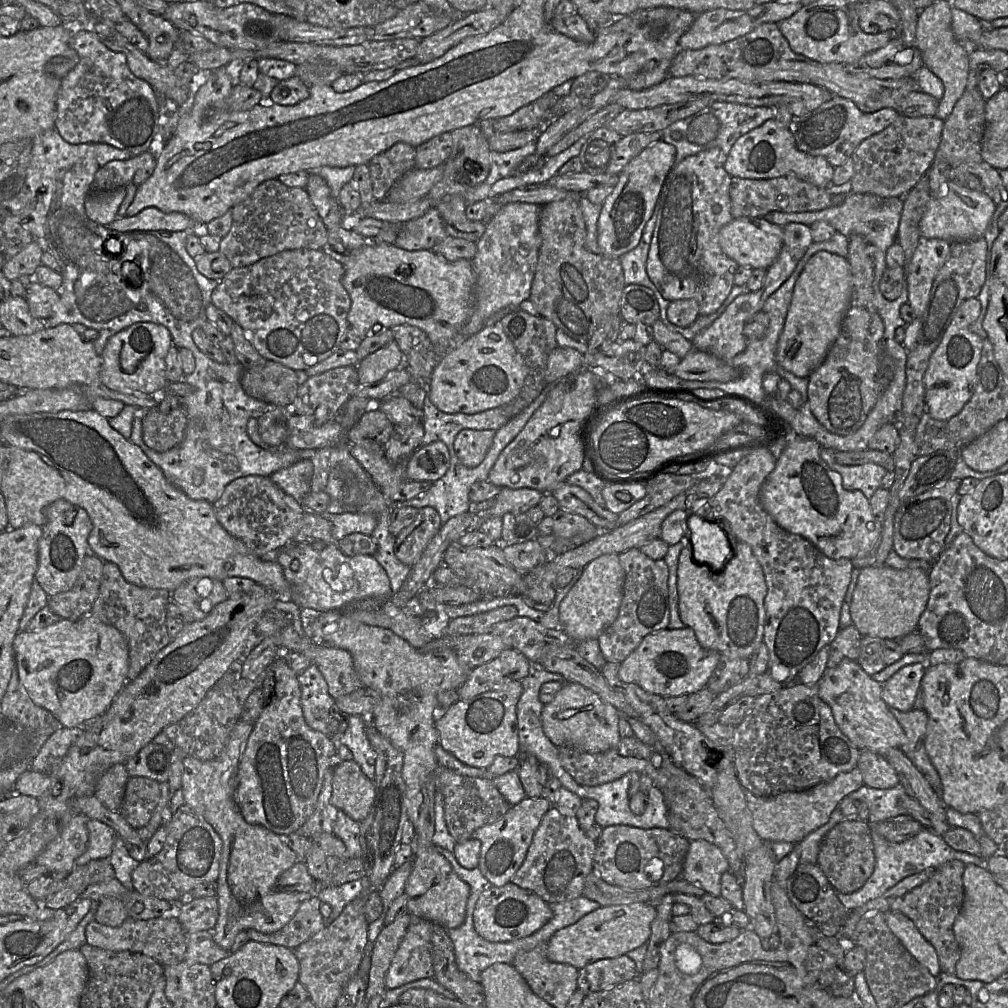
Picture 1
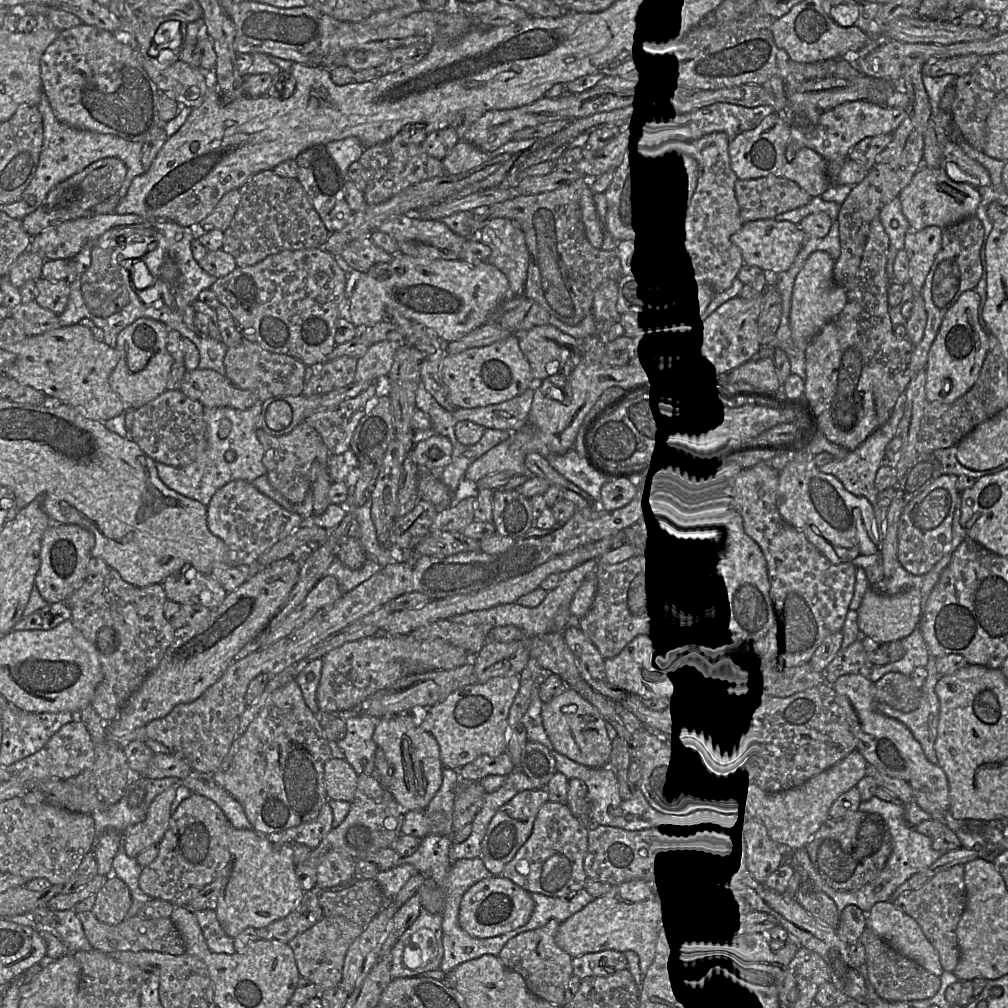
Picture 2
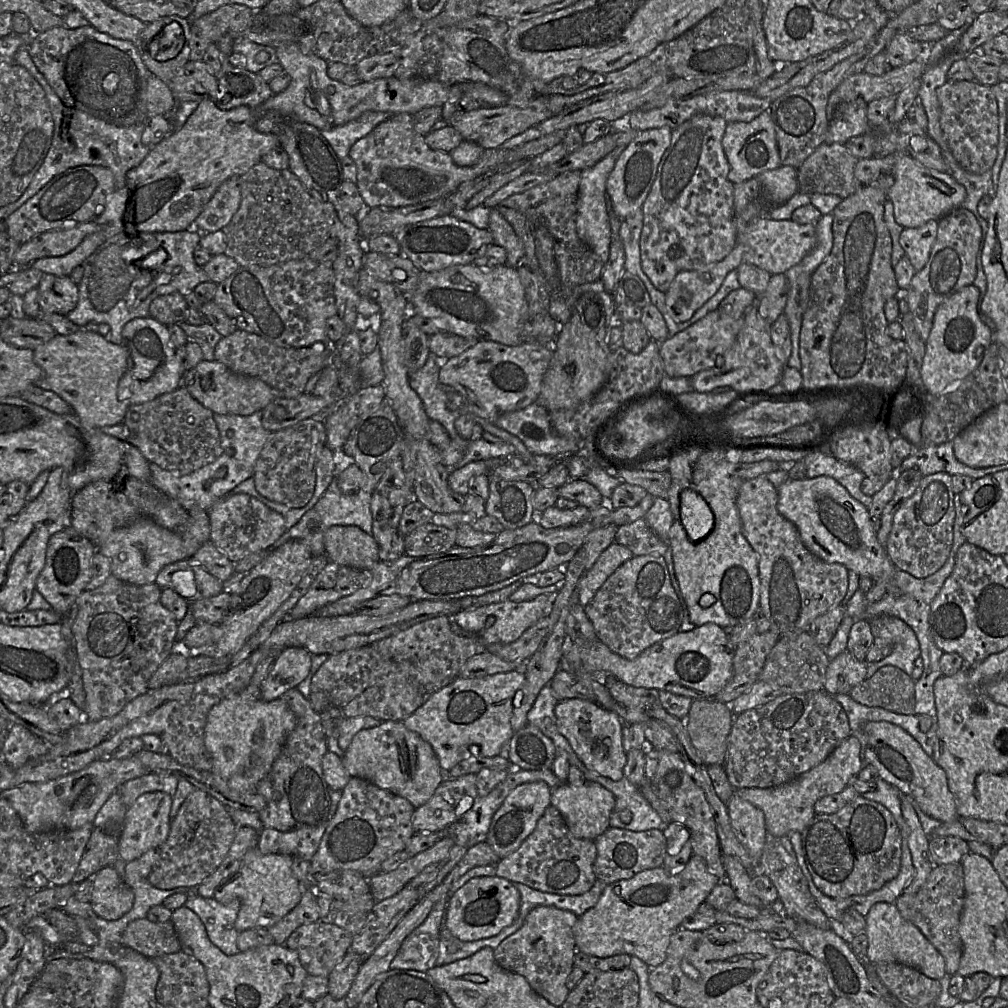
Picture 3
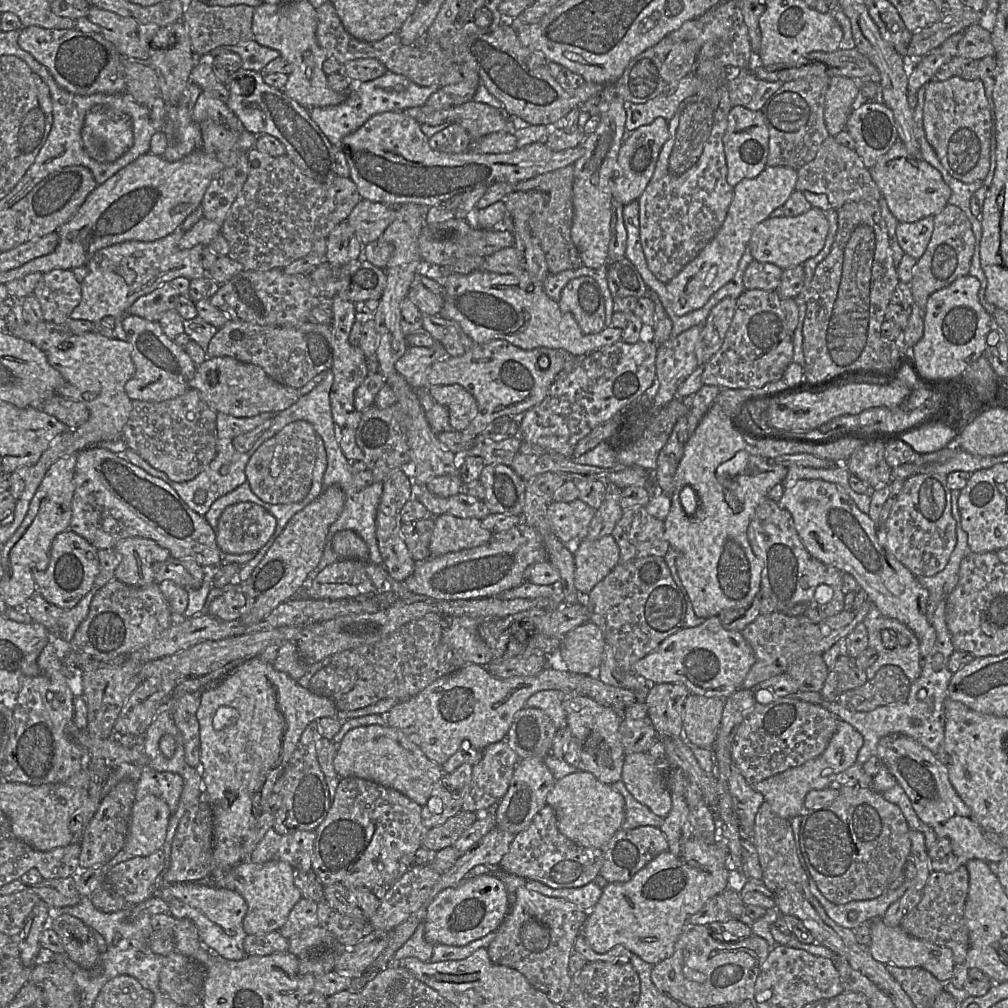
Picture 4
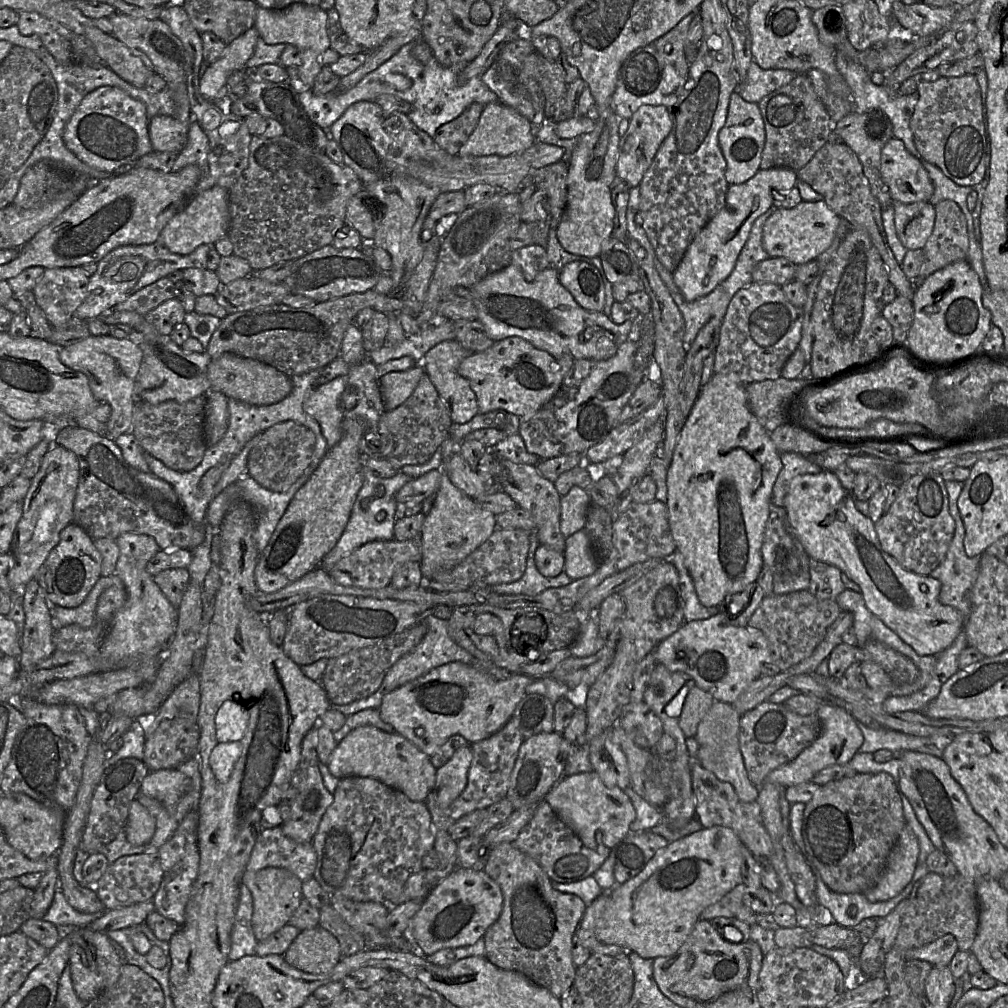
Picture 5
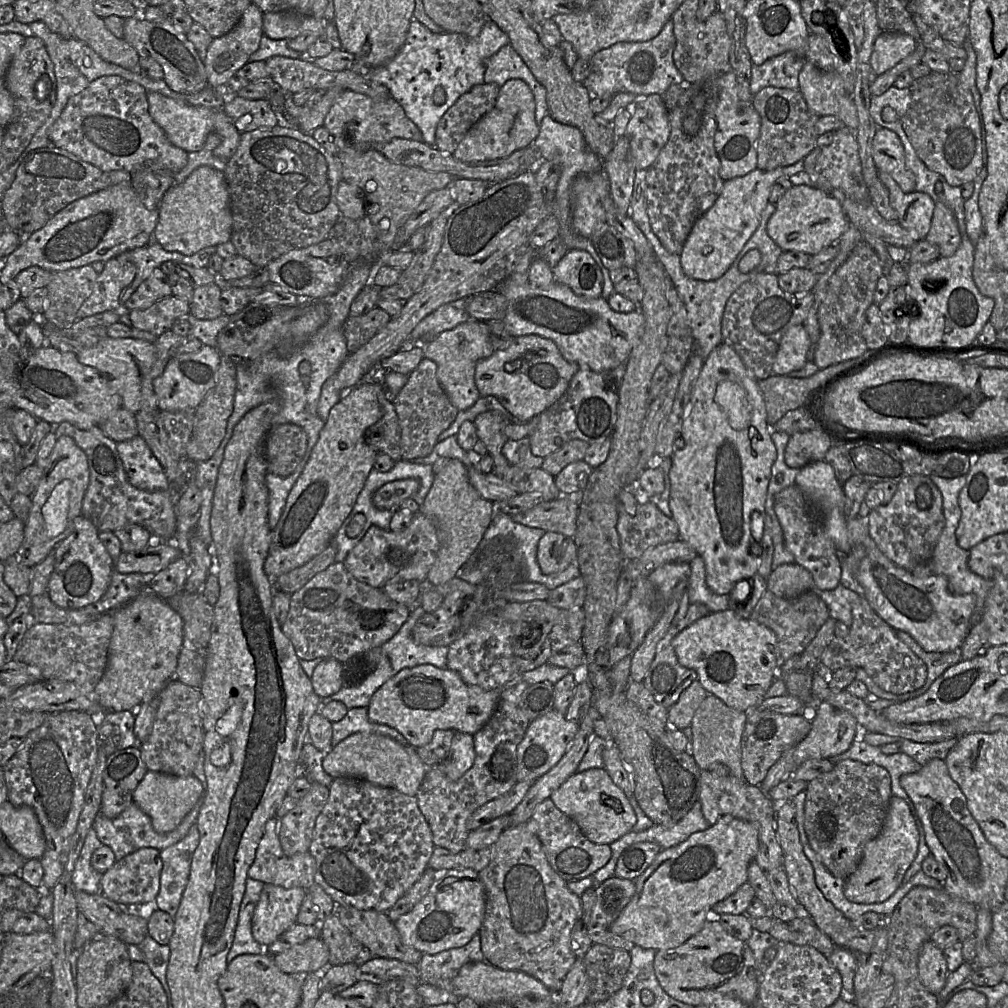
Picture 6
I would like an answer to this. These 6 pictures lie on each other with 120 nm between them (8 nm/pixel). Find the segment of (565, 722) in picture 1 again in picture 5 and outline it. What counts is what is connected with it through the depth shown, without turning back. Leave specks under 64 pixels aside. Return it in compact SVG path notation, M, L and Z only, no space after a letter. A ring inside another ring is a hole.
M609 730L593 738L588 747L593 770L605 785L622 790L630 787L627 758L619 745L610 739Z

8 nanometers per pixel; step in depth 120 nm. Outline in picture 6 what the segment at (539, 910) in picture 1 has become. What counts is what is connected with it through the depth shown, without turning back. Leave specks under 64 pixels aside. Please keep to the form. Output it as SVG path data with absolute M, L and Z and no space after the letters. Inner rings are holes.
M450 869L436 871L434 879L427 894L410 910L394 921L404 944L412 946L423 954L437 954L451 948L467 944L479 932L485 914L486 893L479 872L466 869Z

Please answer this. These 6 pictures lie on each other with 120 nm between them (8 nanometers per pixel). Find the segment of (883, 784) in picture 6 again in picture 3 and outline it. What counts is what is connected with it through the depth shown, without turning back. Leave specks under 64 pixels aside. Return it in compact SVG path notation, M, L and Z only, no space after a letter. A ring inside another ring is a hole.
M858 794L836 813L816 814L801 832L802 853L816 887L833 899L866 895L882 888L900 870L902 837L891 812L882 804Z

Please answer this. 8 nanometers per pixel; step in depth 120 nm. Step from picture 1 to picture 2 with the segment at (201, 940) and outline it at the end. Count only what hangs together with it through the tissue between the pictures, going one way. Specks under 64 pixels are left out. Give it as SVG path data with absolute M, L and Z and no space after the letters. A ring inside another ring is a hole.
M204 909L193 912L202 929L208 948L215 953L234 954L234 939L222 929L216 910Z

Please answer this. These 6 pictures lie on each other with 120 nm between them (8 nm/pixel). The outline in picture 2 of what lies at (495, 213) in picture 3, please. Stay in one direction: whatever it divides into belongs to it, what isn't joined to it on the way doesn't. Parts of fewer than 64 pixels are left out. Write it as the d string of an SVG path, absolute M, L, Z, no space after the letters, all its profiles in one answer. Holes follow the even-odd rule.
M491 218L485 222L475 239L491 249L486 262L507 277L509 298L524 294L529 252L522 229L507 218Z

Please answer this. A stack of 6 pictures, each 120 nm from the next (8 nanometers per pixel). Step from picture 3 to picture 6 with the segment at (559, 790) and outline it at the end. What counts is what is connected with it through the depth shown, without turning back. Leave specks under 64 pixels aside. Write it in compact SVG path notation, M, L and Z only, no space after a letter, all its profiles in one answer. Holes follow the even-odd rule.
M604 768L575 772L550 796L556 807L572 818L591 842L610 845L633 830L637 817L630 800Z

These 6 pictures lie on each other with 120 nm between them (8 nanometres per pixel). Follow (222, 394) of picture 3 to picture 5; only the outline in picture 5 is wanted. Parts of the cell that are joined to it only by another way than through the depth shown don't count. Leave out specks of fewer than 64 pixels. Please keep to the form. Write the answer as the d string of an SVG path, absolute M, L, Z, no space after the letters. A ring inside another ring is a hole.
M224 353L216 359L211 359L207 376L210 391L221 392L227 398L256 406L275 404L286 398L292 390L290 378L274 367L232 353Z

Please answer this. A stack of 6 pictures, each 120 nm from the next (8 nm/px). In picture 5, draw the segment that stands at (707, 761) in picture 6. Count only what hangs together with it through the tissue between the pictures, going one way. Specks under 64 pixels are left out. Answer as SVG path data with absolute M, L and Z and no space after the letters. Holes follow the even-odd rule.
M714 701L709 711L699 723L694 737L698 744L696 761L721 781L730 783L741 801L753 802L758 798L759 789L748 777L740 750L739 727L741 717L732 707L732 704Z

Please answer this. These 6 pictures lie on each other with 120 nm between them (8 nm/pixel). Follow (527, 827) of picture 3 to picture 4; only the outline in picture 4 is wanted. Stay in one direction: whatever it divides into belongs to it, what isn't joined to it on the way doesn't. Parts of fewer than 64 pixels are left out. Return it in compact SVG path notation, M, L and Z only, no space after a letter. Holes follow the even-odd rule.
M531 757L519 760L508 790L496 806L496 827L513 835L525 830L535 815L547 804L546 797L555 782L556 780L546 766L544 758Z

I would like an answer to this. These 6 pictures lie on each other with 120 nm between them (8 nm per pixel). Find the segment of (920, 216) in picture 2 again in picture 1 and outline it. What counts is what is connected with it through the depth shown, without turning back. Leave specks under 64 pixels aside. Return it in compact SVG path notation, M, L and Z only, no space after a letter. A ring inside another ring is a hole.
M948 181L943 196L931 197L920 225L920 235L926 239L942 239L949 243L984 237L996 209L996 204L984 193Z

